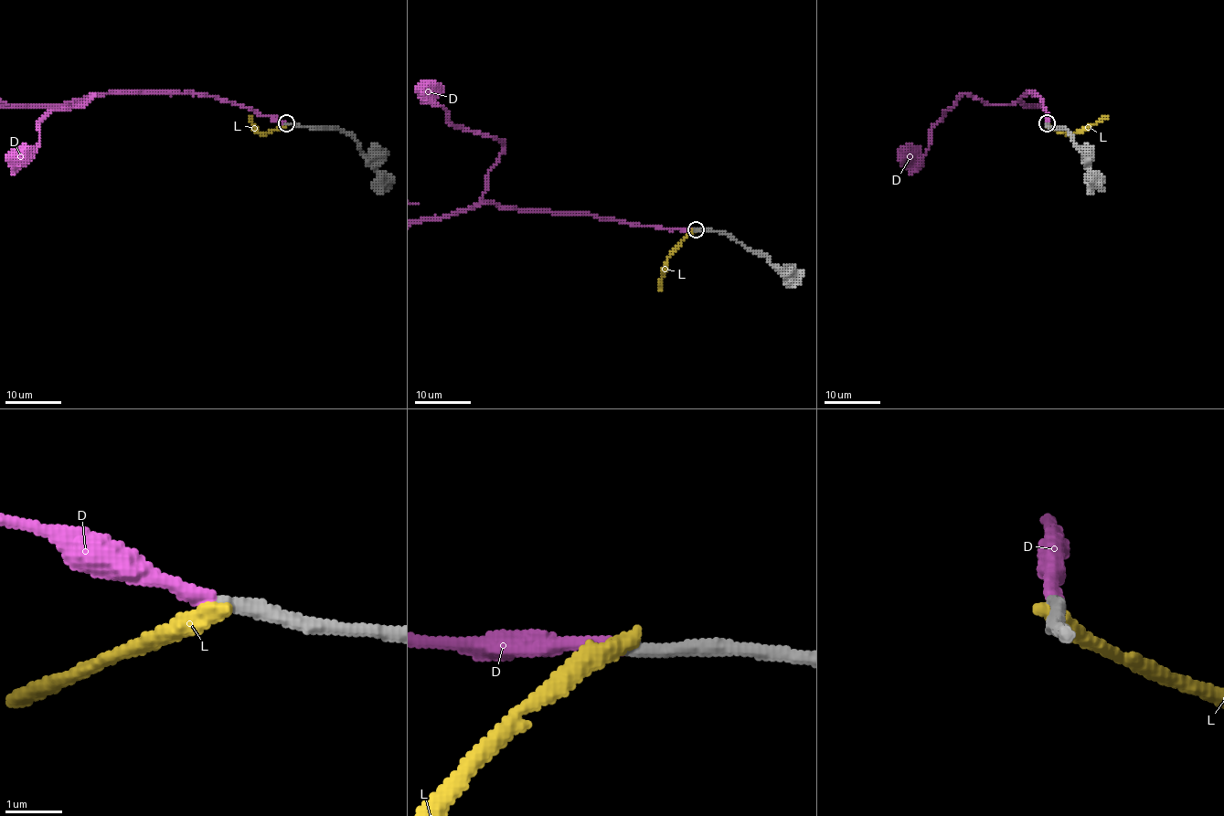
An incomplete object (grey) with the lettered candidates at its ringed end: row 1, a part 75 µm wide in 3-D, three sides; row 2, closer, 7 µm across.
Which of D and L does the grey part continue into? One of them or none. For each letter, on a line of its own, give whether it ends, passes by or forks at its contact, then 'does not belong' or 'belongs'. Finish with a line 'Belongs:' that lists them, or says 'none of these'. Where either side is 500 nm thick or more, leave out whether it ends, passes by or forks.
D: it ends | belongs
L: it ends | does not belong
Belongs: D

